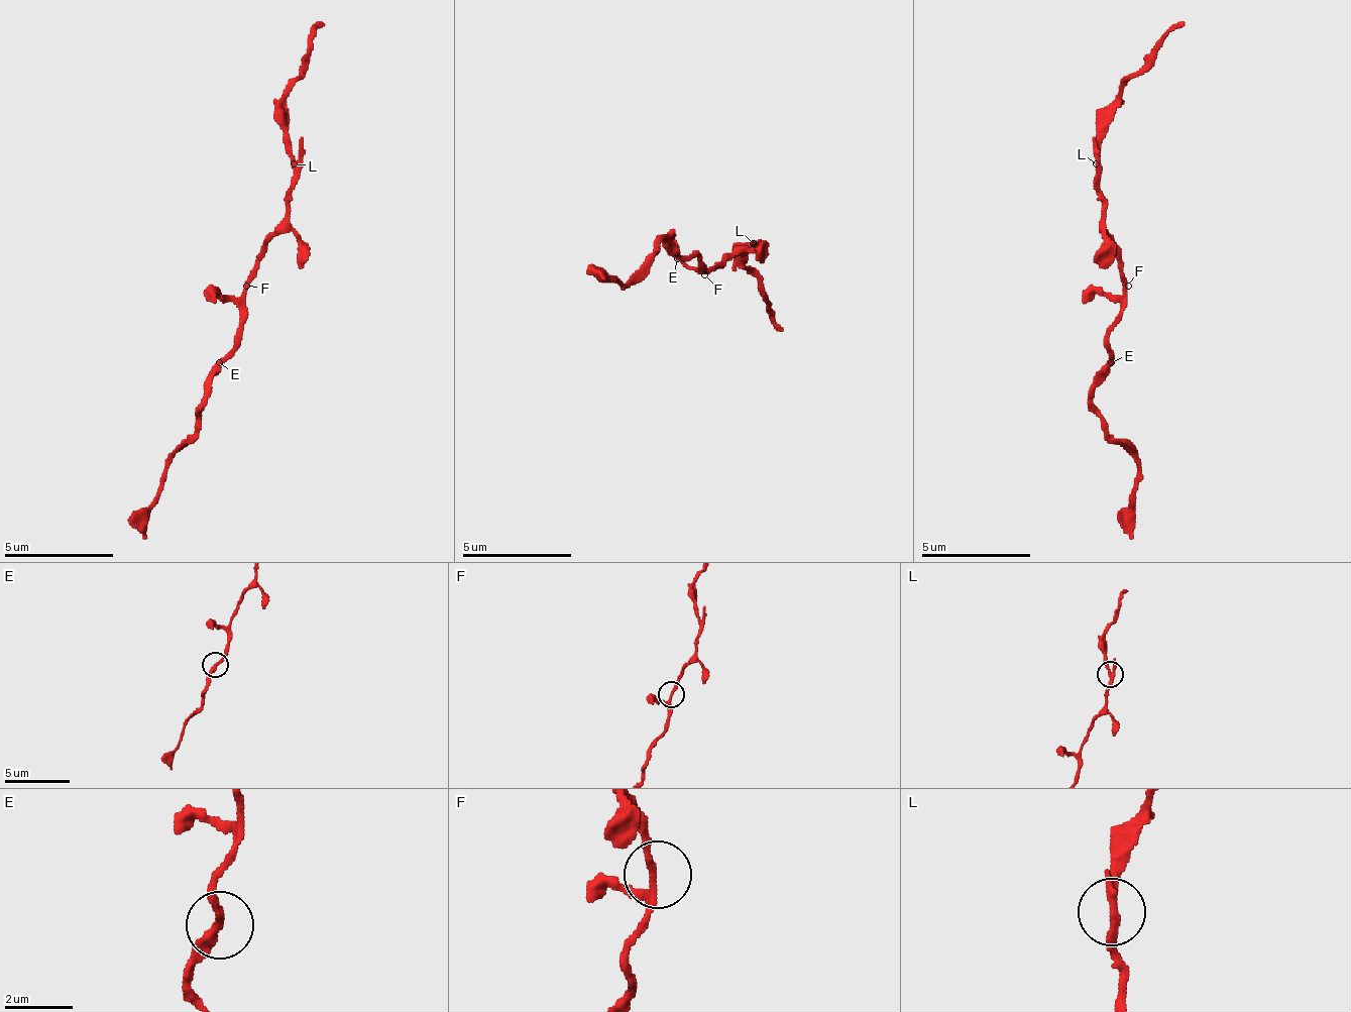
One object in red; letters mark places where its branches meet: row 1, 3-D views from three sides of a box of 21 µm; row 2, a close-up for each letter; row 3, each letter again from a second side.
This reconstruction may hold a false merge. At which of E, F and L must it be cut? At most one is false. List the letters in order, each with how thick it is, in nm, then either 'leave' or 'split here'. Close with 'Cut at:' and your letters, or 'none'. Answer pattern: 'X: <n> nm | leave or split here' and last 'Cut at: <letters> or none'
E: 280 nm | leave
F: 160 nm | leave
L: 220 nm | split here
Cut at: L

